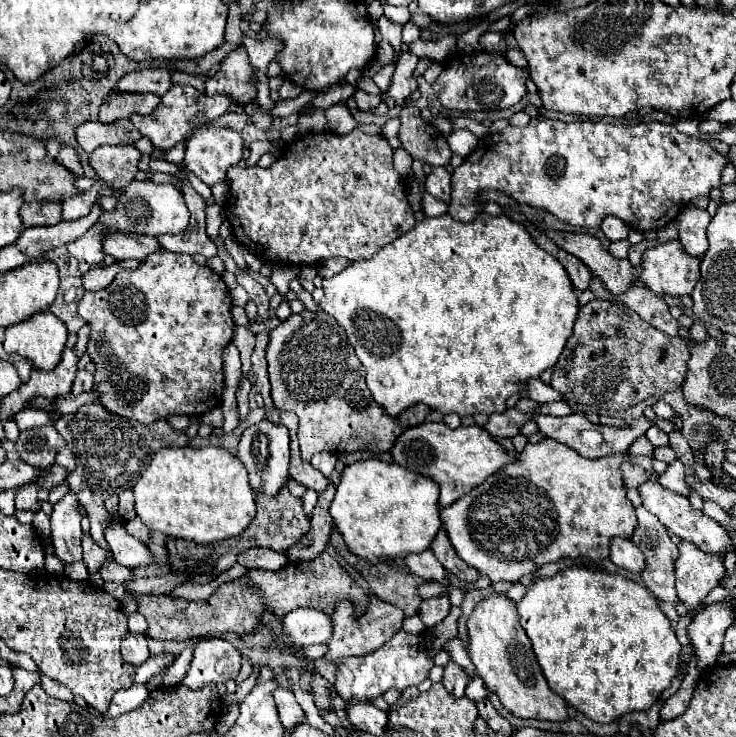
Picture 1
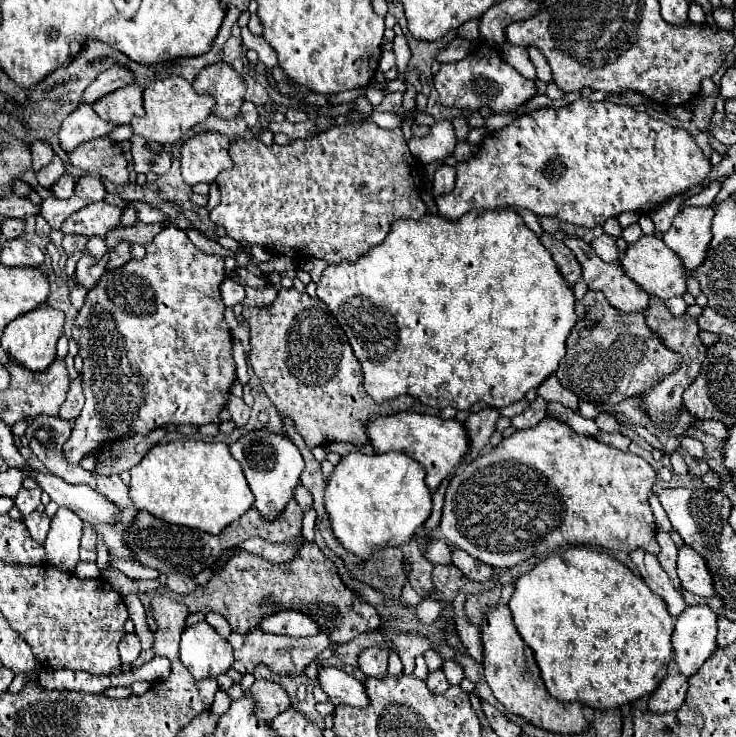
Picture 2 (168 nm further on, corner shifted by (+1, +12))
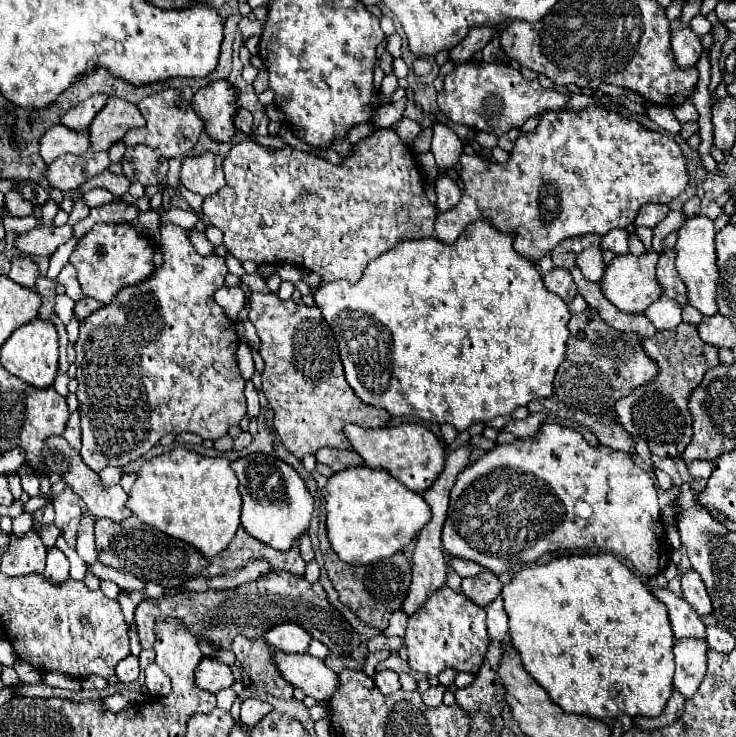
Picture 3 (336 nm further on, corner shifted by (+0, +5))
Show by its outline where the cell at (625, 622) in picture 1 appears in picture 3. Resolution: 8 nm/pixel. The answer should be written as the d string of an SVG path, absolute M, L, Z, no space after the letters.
M610 553L602 555L568 555L568 557L558 557L552 559L546 565L536 565L530 569L522 569L514 573L512 581L504 585L502 589L502 599L504 599L504 609L508 613L508 625L510 625L510 639L512 645L520 651L524 669L548 691L552 701L562 707L564 713L578 713L578 715L588 715L594 719L614 719L622 713L636 717L636 715L646 715L654 717L658 711L664 709L670 693L672 693L672 675L674 675L674 655L672 655L672 645L674 645L674 633L670 627L668 611L666 605L648 591L648 587L626 567L620 563Z

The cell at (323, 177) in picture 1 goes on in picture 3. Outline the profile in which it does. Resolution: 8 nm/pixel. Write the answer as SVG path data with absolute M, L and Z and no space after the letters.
M376 129L370 137L352 145L352 153L340 165L292 147L266 149L254 139L242 141L224 157L224 175L226 187L204 199L202 213L224 233L224 245L238 261L292 263L318 273L326 283L340 279L356 283L364 267L398 241L434 235L436 209L424 195L424 177L414 155L392 129Z

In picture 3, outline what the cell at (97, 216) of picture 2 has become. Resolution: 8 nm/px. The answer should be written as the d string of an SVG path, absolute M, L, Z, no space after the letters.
M42 225L28 233L18 233L16 247L22 249L22 253L32 255L52 255L62 243L66 243L72 237L70 225Z

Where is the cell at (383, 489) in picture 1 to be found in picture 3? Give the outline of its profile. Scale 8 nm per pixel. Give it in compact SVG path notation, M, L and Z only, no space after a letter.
M346 467L328 479L322 493L326 499L328 539L338 557L348 565L370 565L402 551L430 521L430 507L422 495L410 491L388 471Z

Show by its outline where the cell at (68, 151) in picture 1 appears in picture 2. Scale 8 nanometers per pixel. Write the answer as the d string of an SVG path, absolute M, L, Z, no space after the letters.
M55 156L49 166L45 166L43 170L37 172L37 182L39 182L39 186L43 186L43 188L51 188L51 186L63 176L63 172L65 172L63 162Z

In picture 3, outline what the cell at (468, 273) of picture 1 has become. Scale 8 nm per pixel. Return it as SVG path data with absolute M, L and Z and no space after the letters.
M478 219L470 223L470 227L466 227L466 231L462 231L462 235L452 245L446 245L434 237L402 241L398 243L398 247L374 259L364 269L364 275L360 277L358 283L354 285L348 285L344 281L322 283L316 289L314 299L322 311L322 317L332 327L334 337L338 341L346 381L364 403L382 407L392 417L414 415L432 423L450 423L458 431L464 431L474 421L490 421L498 415L512 415L516 407L528 405L532 399L538 399L538 397L550 397L554 393L554 385L552 385L554 373L566 355L566 337L568 337L566 325L570 321L568 305L562 303L558 295L550 295L546 291L546 285L542 283L538 267L530 263L530 259L522 259L522 255L514 251L514 239L510 239L510 235L502 235L502 231L494 231L494 225L488 219Z

